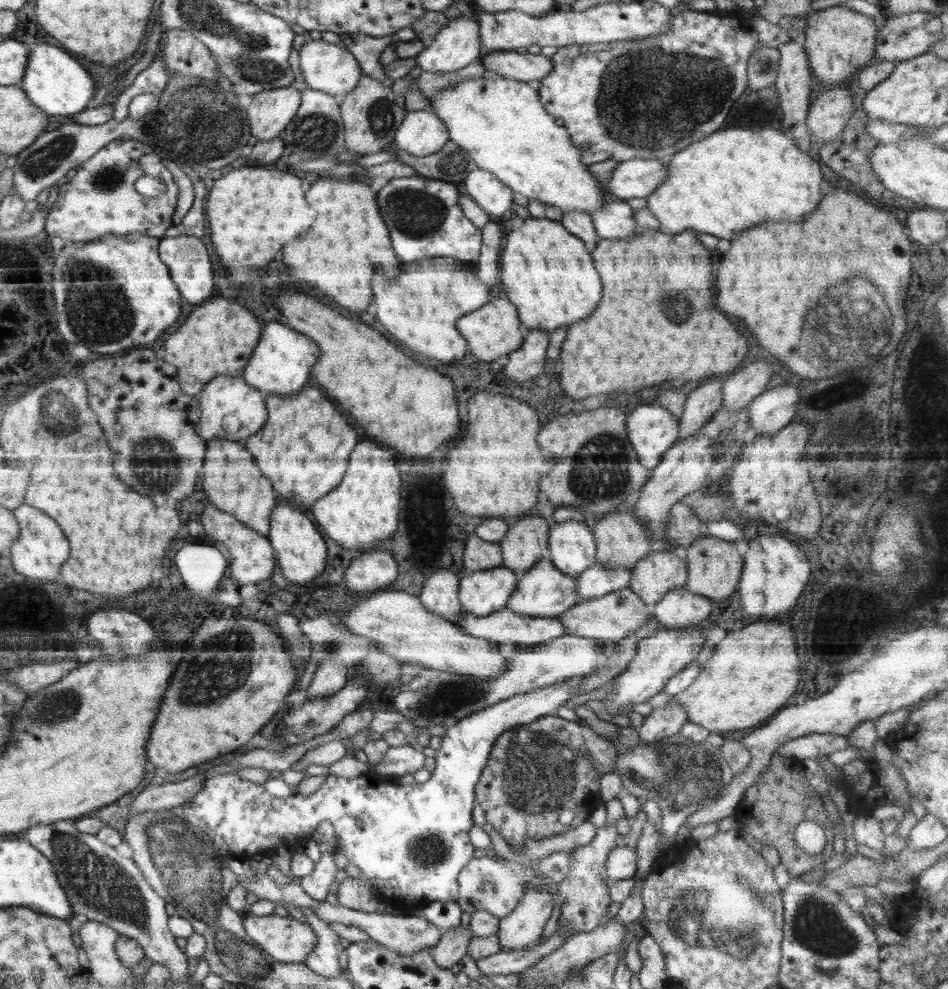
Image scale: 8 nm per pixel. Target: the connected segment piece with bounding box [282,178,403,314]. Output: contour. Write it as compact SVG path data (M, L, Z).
M320 178L318 182L314 182L310 186L306 200L318 212L316 222L312 224L312 228L304 236L294 238L290 244L286 244L286 248L282 248L284 264L290 268L290 276L294 280L298 280L302 286L306 284L310 288L318 288L320 292L326 292L326 296L332 302L336 302L338 306L360 314L372 302L370 280L374 274L390 276L390 280L394 276L403 274L403 268L400 268L402 264L398 262L399 259L395 256L388 227L386 224L382 224L382 218L378 214L374 194L366 184L360 184L360 181L340 182L340 180Z

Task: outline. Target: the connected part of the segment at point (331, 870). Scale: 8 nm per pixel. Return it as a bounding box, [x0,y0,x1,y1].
[297,845,340,901]

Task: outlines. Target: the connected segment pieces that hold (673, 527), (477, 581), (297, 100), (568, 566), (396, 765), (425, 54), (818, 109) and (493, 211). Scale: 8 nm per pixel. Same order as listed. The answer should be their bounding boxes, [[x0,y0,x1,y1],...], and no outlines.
[[666,502,700,548],[458,566,518,616],[247,86,301,141],[548,522,596,576],[371,746,425,779],[416,9,482,72],[806,87,854,141],[461,167,514,218]]

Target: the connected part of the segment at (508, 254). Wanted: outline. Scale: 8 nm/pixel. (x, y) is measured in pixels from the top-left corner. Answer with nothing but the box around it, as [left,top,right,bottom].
[500,216,602,332]

